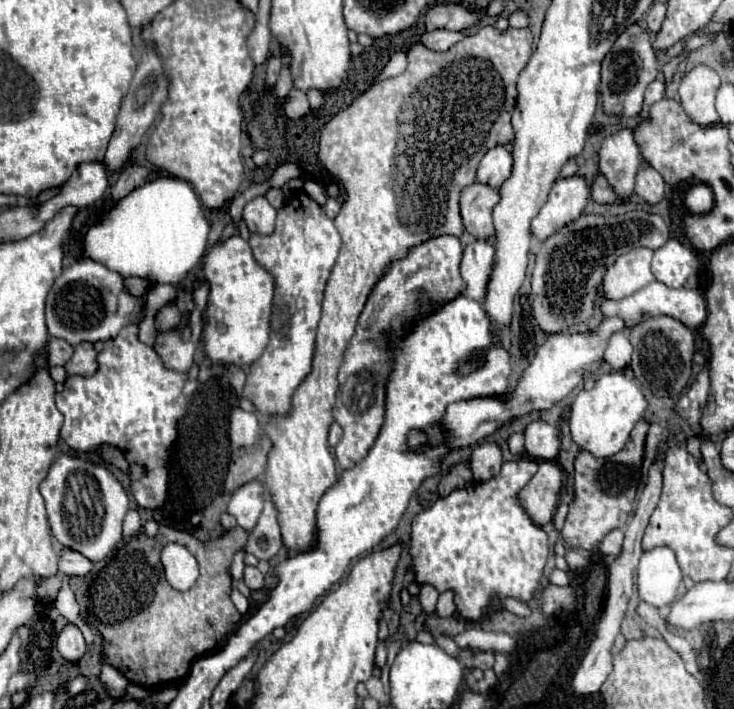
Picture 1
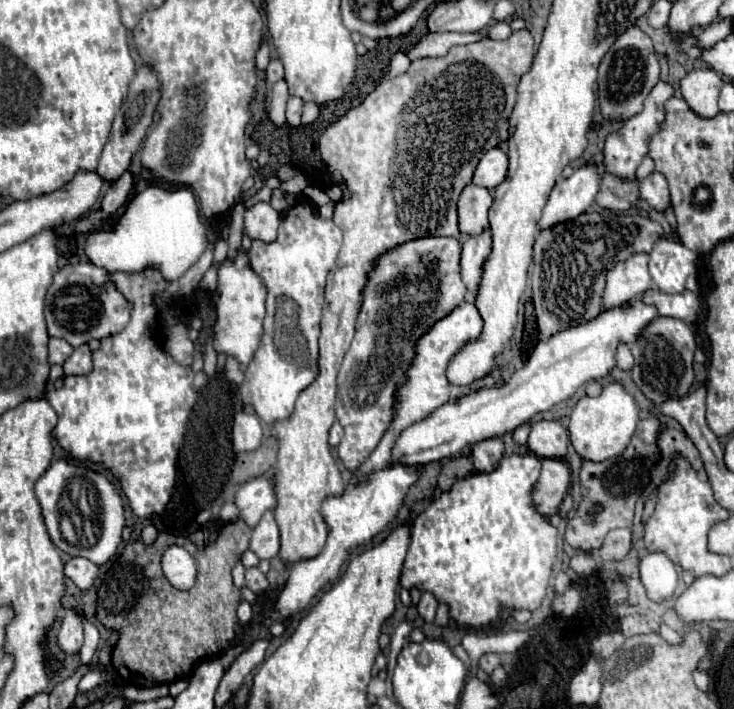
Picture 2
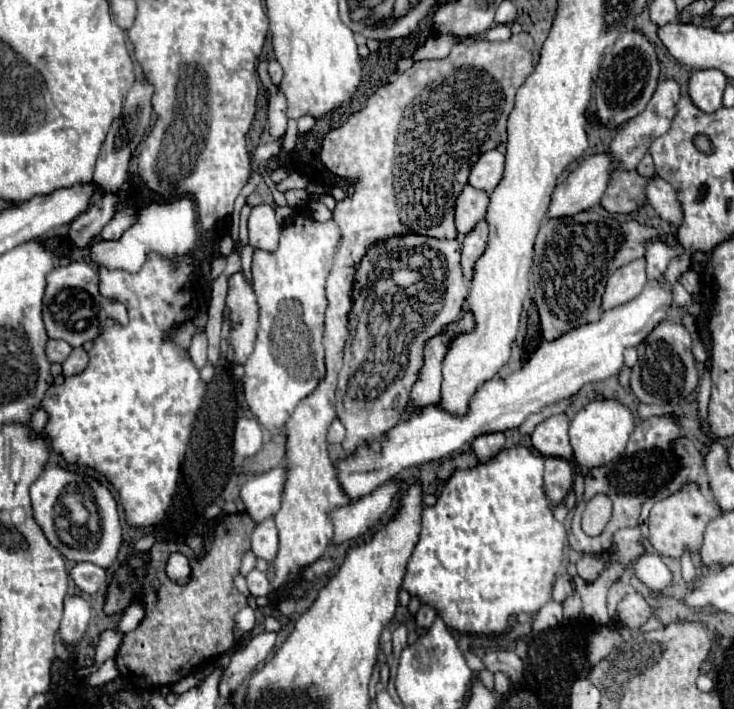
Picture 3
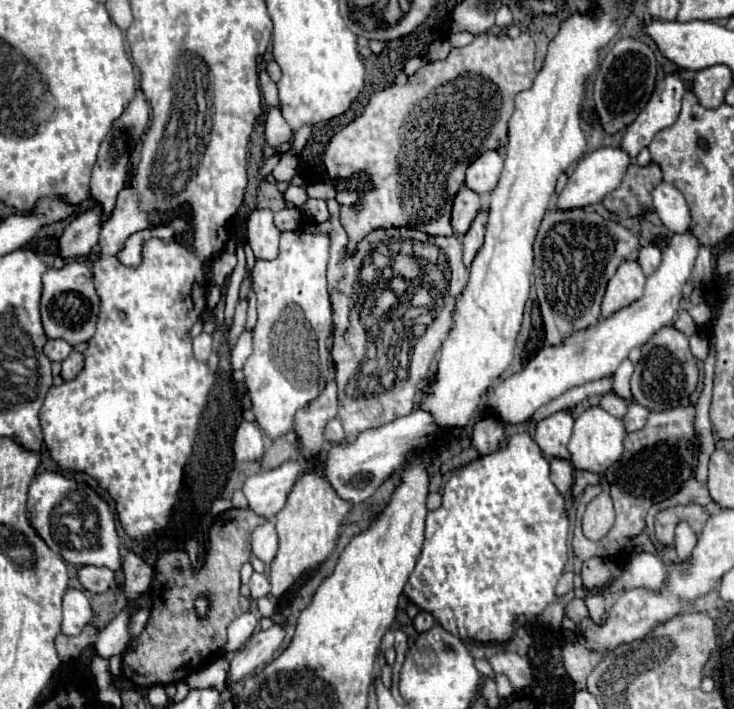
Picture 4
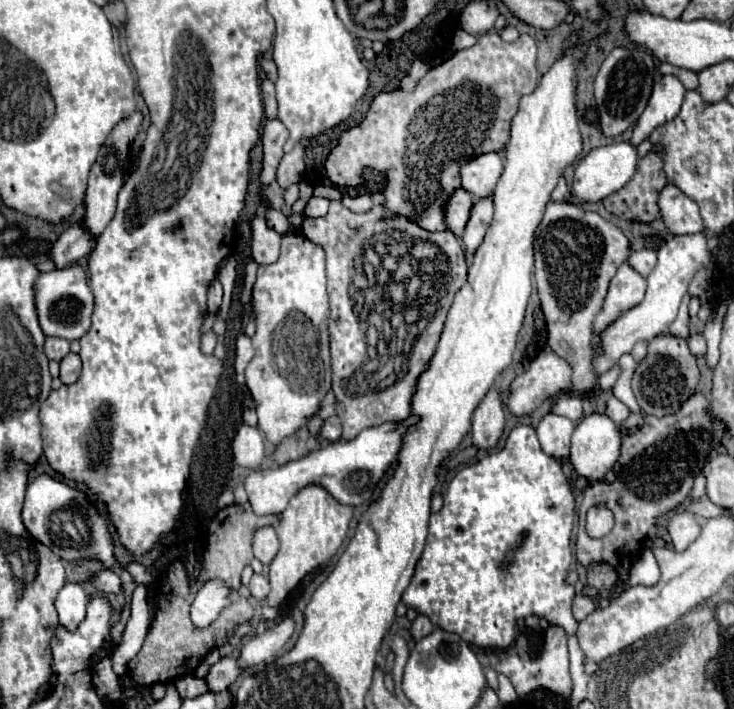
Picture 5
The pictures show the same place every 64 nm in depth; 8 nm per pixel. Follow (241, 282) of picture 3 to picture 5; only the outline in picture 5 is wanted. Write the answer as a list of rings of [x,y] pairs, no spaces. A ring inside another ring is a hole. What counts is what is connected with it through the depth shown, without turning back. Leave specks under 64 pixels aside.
[[[246,334],[238,336],[238,342],[236,342],[236,360],[234,360],[234,368],[238,374],[244,374],[246,366],[250,364],[254,356],[254,348],[250,344],[250,338]]]

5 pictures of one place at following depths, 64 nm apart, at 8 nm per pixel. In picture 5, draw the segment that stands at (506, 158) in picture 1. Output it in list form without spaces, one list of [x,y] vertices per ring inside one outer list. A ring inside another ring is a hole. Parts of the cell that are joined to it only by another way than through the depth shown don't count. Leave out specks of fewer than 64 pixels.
[[[496,152],[482,154],[460,168],[460,178],[462,178],[462,188],[470,192],[474,198],[482,198],[490,194],[502,176],[502,160]]]

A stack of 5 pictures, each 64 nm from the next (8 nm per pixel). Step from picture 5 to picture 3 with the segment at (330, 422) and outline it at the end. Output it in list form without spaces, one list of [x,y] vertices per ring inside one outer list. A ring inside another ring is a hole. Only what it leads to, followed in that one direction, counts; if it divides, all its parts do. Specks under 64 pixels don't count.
[[[334,420],[328,428],[328,442],[330,444],[342,444],[344,440],[344,426],[340,424],[340,420]]]

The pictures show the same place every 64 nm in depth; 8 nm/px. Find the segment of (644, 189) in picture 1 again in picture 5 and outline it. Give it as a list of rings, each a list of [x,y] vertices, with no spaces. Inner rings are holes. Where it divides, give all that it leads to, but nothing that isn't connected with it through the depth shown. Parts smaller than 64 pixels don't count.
[[[668,184],[660,192],[660,212],[666,228],[672,234],[696,234],[704,232],[706,226],[702,224],[702,216],[698,212],[698,204],[684,196],[676,186]]]

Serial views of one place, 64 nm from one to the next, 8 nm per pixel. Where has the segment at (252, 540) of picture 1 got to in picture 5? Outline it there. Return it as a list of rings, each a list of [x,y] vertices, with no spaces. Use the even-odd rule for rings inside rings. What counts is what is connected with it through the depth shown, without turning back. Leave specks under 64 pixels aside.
[[[272,526],[256,530],[256,534],[254,534],[254,556],[264,566],[268,566],[274,560],[278,550],[280,550],[280,542],[278,542],[278,536],[276,536]]]

